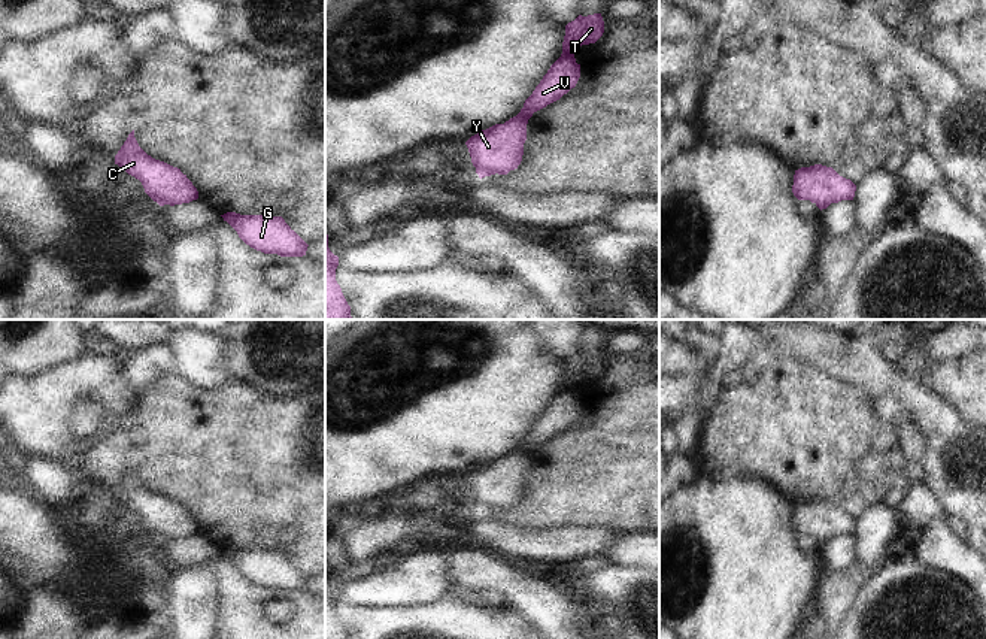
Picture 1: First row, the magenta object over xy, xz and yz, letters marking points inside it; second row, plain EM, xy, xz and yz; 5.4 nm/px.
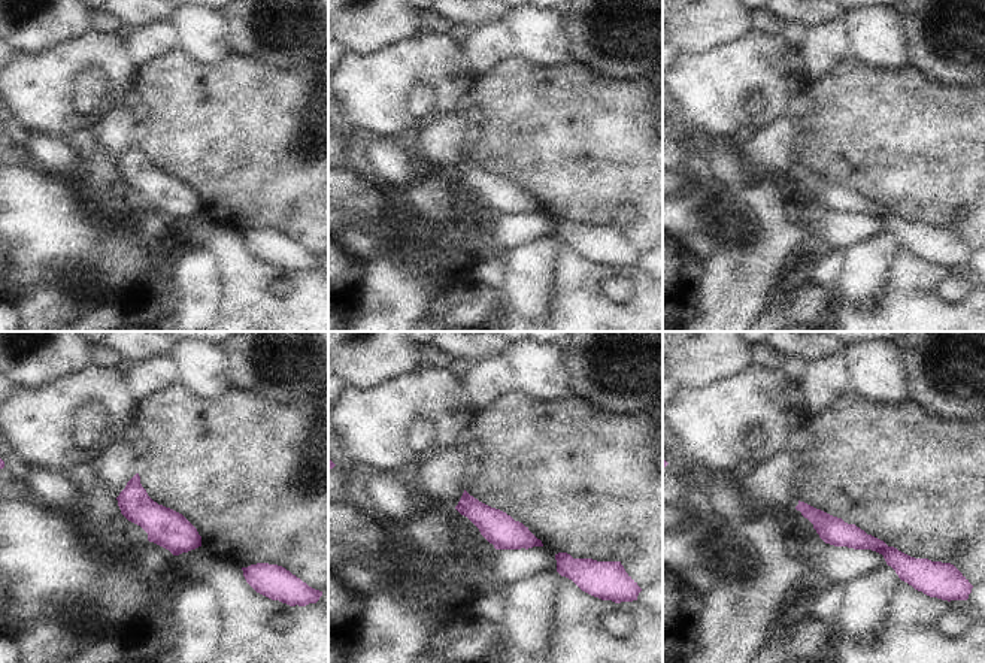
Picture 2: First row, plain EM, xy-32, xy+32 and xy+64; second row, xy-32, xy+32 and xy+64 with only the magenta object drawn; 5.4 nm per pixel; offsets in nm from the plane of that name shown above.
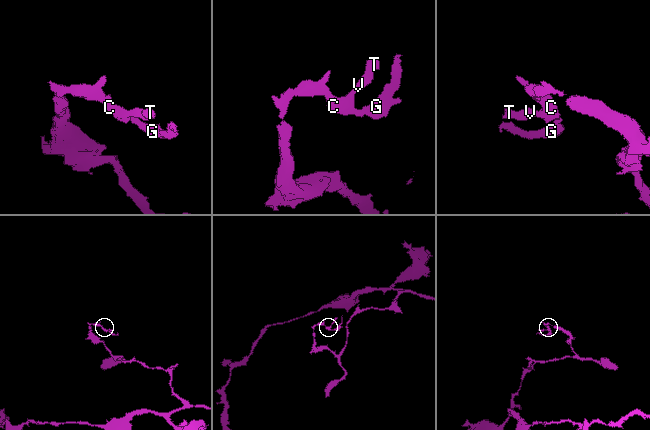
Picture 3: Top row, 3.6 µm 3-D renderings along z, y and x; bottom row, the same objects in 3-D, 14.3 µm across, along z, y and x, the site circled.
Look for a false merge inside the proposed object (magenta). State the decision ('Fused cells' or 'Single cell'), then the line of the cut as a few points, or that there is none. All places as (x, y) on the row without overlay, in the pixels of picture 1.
Single cell. No split.

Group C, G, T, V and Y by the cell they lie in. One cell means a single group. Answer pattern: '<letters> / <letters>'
C G T V Y

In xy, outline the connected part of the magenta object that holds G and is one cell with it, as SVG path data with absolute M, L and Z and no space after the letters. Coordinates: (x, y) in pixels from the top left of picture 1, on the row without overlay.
M227 546L221 549L251 582L264 588L280 591L303 591L307 578L285 557L282 551L240 549Z

